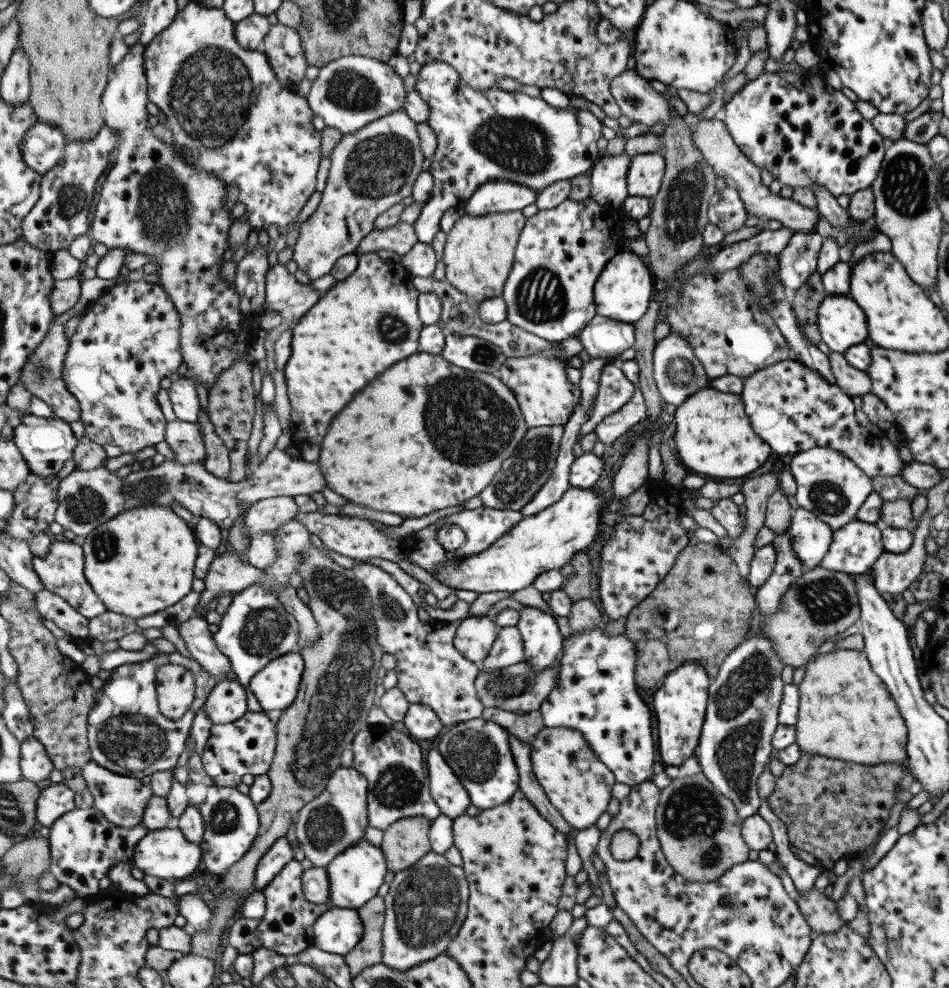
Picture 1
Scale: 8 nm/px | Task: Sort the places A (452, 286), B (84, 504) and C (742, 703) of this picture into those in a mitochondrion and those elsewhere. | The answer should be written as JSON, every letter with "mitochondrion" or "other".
{"A":"other","B":"mitochondrion","C":"mitochondrion"}

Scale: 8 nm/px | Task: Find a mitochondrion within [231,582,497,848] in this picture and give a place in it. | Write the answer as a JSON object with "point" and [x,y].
{"point":[264,628]}

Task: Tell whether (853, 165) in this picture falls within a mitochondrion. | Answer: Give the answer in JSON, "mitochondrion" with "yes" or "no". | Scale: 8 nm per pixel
{"mitochondrion":"no"}

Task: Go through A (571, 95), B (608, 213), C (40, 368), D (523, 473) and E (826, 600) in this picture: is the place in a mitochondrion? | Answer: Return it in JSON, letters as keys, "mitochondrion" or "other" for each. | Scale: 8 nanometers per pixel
{"A":"other","B":"other","C":"mitochondrion","D":"mitochondrion","E":"mitochondrion"}

